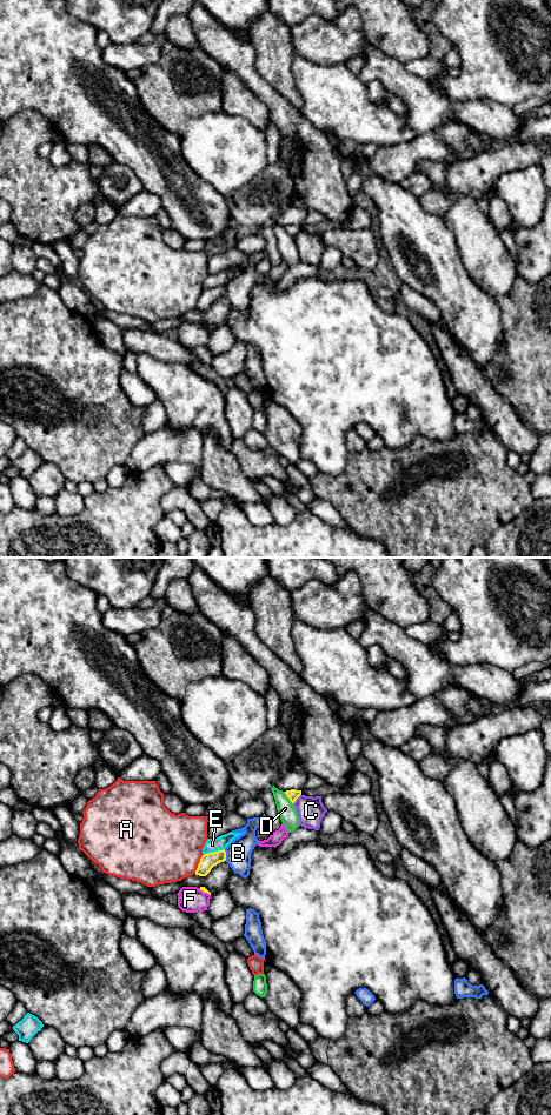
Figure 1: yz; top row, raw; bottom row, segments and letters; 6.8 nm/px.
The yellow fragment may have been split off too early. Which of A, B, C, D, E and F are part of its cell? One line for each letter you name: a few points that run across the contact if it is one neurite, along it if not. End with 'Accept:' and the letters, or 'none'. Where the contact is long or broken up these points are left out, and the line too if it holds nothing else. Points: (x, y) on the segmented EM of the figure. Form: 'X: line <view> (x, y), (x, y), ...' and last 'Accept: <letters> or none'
Accept: none

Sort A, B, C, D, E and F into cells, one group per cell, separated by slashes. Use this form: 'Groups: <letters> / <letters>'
Groups: A / B / C / D / E / F

